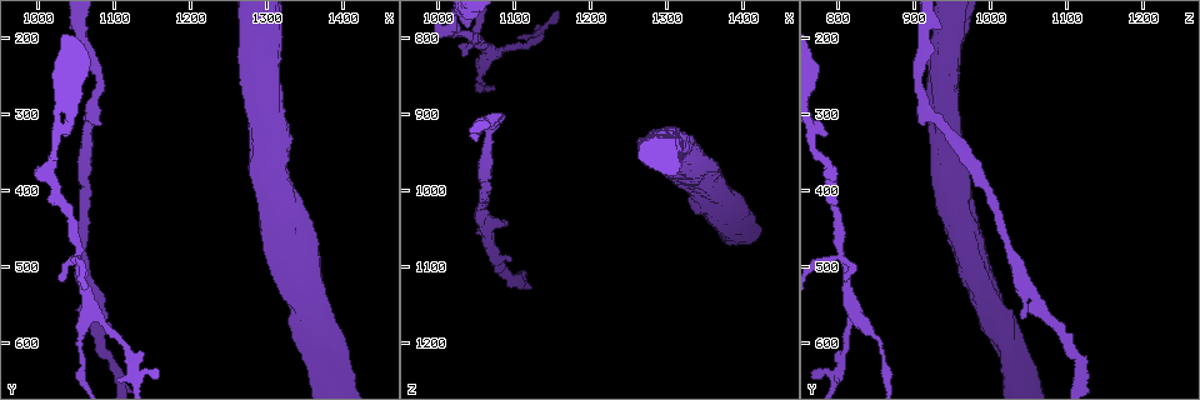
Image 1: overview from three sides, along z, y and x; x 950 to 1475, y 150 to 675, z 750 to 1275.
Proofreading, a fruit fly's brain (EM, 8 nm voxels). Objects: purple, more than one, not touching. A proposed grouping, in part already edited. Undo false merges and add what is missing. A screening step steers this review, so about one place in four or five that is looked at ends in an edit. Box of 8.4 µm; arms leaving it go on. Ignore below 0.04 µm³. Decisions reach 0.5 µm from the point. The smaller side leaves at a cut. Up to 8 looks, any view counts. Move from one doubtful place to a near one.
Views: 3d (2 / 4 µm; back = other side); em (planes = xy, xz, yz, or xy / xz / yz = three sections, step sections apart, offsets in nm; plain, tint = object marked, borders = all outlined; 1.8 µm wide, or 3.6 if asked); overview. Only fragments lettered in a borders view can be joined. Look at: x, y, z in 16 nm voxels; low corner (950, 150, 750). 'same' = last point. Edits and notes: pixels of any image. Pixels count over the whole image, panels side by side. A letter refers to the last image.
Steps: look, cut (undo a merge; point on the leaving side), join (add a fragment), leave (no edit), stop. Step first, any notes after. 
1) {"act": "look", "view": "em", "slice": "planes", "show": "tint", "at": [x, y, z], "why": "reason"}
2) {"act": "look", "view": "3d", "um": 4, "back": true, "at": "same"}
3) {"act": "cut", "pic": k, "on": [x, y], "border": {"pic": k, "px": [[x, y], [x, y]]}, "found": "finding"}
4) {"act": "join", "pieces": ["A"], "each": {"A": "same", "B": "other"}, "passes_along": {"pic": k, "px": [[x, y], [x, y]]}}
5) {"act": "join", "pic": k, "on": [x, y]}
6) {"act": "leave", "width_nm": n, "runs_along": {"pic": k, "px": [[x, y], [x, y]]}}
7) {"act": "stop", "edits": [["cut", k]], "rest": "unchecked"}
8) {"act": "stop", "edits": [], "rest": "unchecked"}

{"act": "look", "view": "em", "slice": "planes", "show": "plain", "at": [1055, 610, 855], "why": "narrows sharply"}

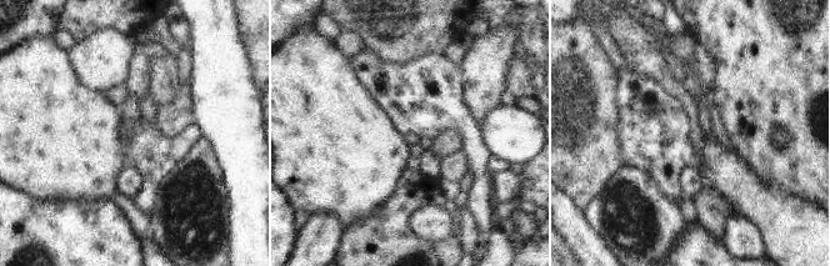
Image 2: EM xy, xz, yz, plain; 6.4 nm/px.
{"act": "look", "view": "em", "slice": "planes", "show": "tint", "at": "same", "why": "with the object marked"}

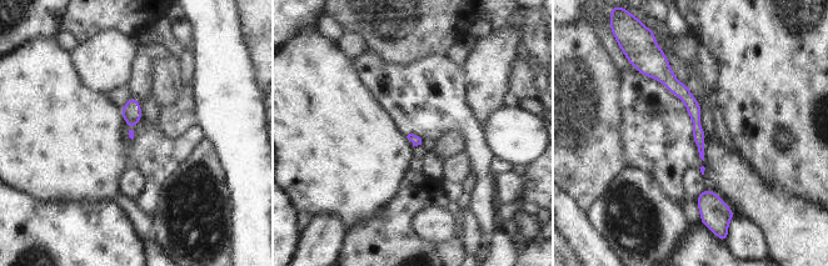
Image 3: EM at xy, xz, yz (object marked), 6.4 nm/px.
{"act": "look", "view": "em", "slice": "planes", "show": "borders", "at": "same"}

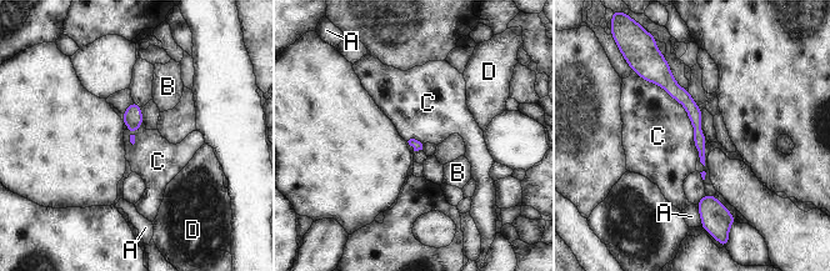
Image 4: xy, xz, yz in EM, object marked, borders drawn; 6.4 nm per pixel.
{"act": "leave", "each": {"A": "other", "B": "other", "C": "other", "D": "other"}, "runs_along": {"pic": 4, "px": [[655, 75], [693, 109], [701, 154]]}, "found": "continuous, no second neuron"}

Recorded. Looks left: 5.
{"act": "look", "view": "3d", "um": 2, "at": [1055, 485, 805], "why": "three-way junction"}

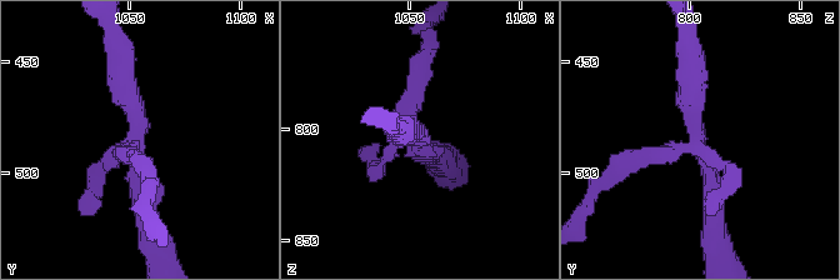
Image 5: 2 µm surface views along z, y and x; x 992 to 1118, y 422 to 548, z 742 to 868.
{"act": "look", "view": "em", "slice": "yz", "step": 16, "show": "tint", "at": [1053, 485, 803], "why": "need the tissue"}

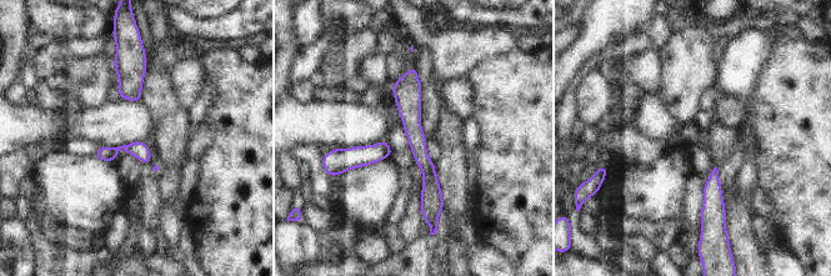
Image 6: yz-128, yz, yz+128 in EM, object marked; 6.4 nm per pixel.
{"act": "look", "view": "em", "slice": "planes", "show": "borders", "at": "same"}

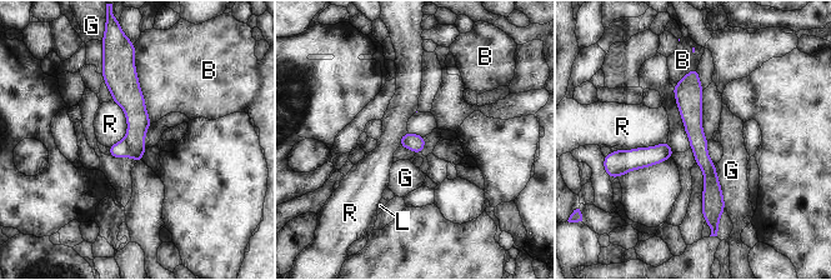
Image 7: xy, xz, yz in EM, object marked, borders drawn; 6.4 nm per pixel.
{"act": "cut", "pic": 7, "on": [119, 149], "width_nm": 110, "each": {"B": "other", "G": "other", "L": "other", "R": "other"}, "found": "two neurons meet here"}

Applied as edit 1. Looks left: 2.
{"act": "look", "view": "em", "slice": "xy", "step": 8, "show": "tint", "at": [1090, 565, 1040], "why": "free end"}

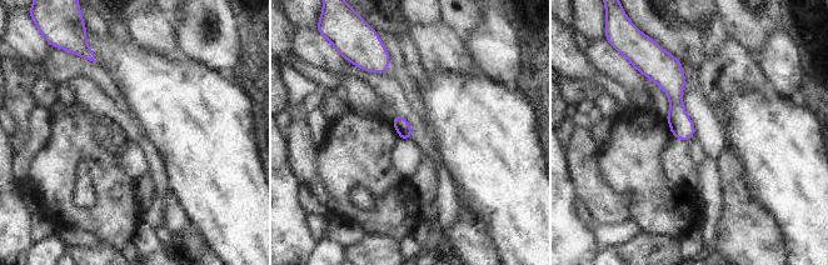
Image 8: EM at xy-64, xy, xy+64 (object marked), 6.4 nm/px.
{"act": "look", "view": "em", "slice": "planes", "show": "borders", "at": "same", "why": "cut it another way"}

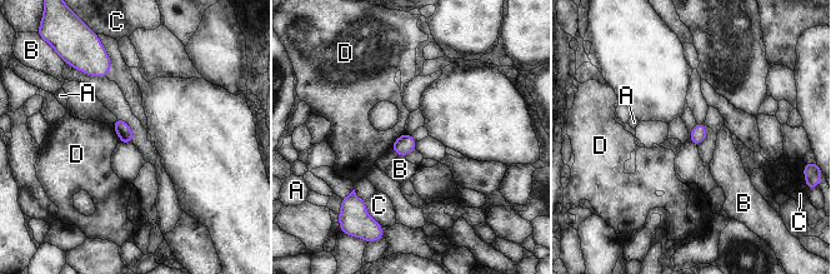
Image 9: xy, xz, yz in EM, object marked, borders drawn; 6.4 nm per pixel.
{"act": "leave", "longest_contact_nm": ["D", 130], "each": {"A": "other", "B": "other", "C": "other", "D": "other"}, "border": {"pic": 9, "px": [[111, 124], [120, 142]]}, "found": "none of them fits"}

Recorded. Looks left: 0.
{"act": "stop", "edits": [["cut", 7]], "rest": "unchecked"}

